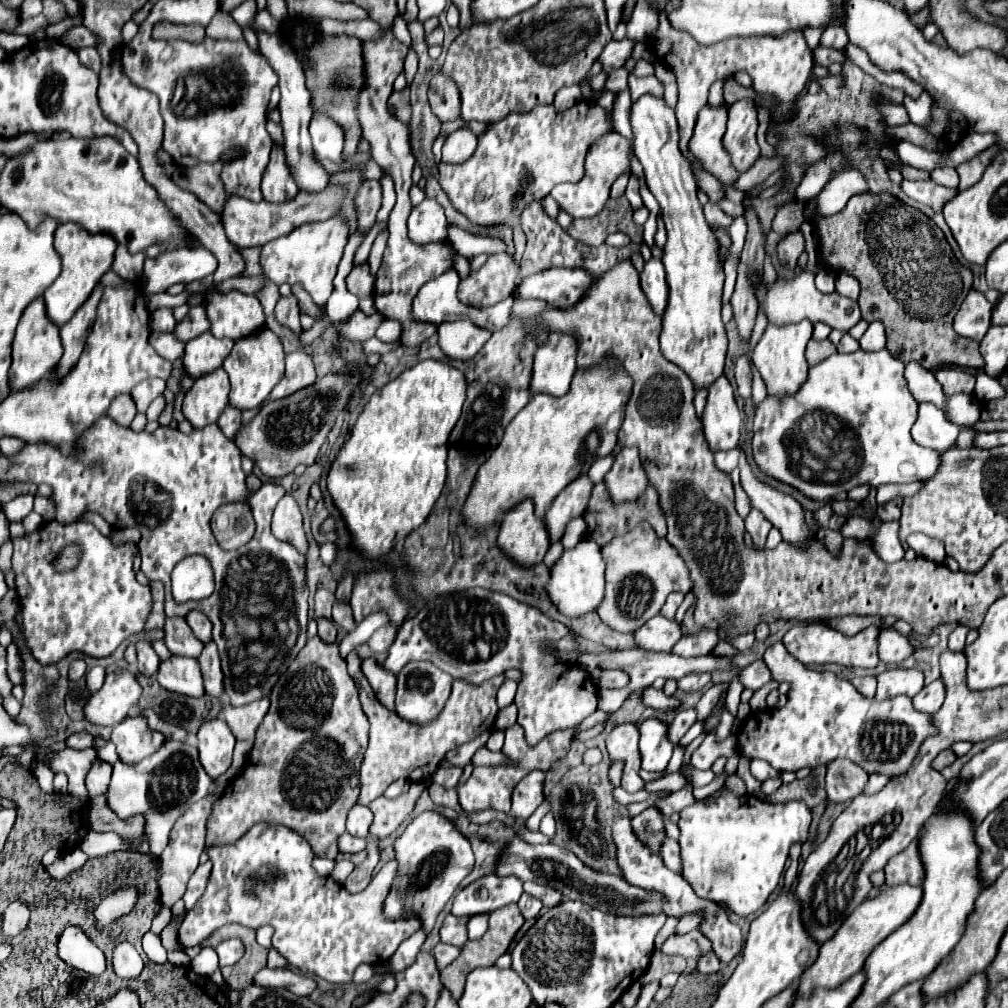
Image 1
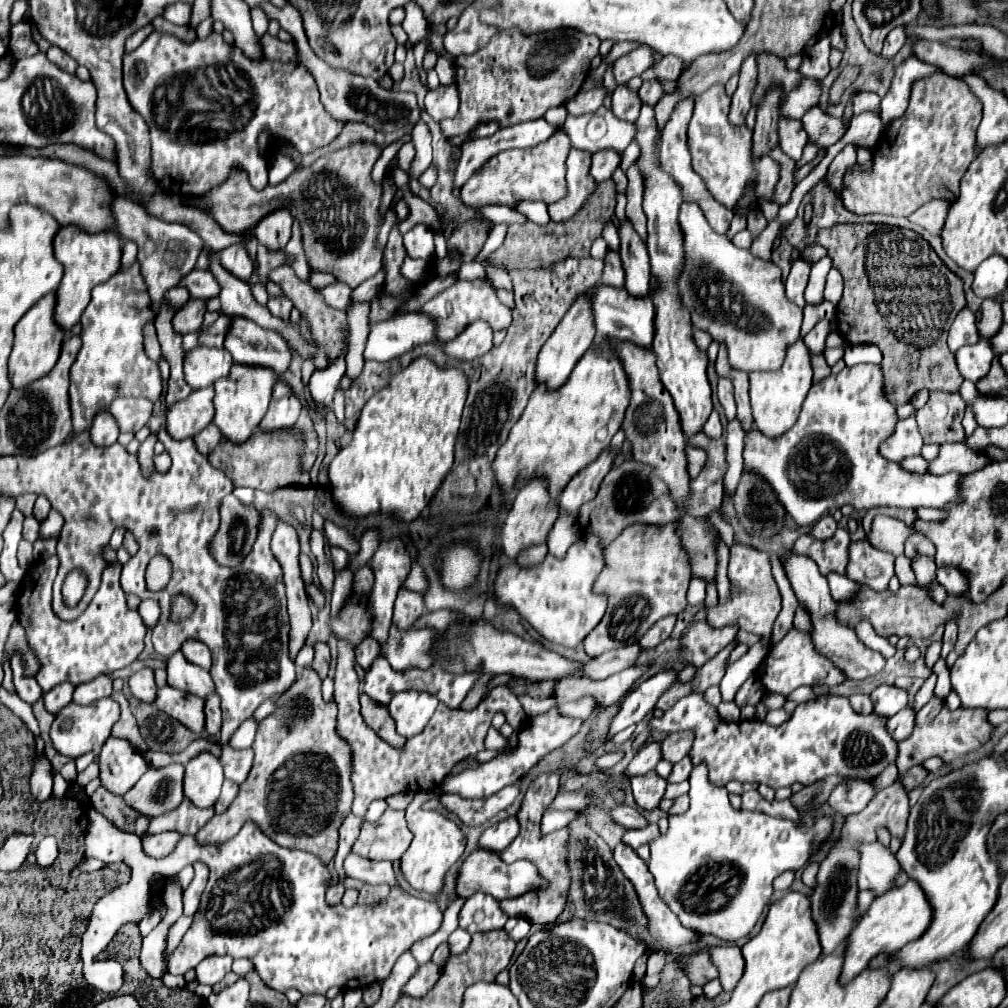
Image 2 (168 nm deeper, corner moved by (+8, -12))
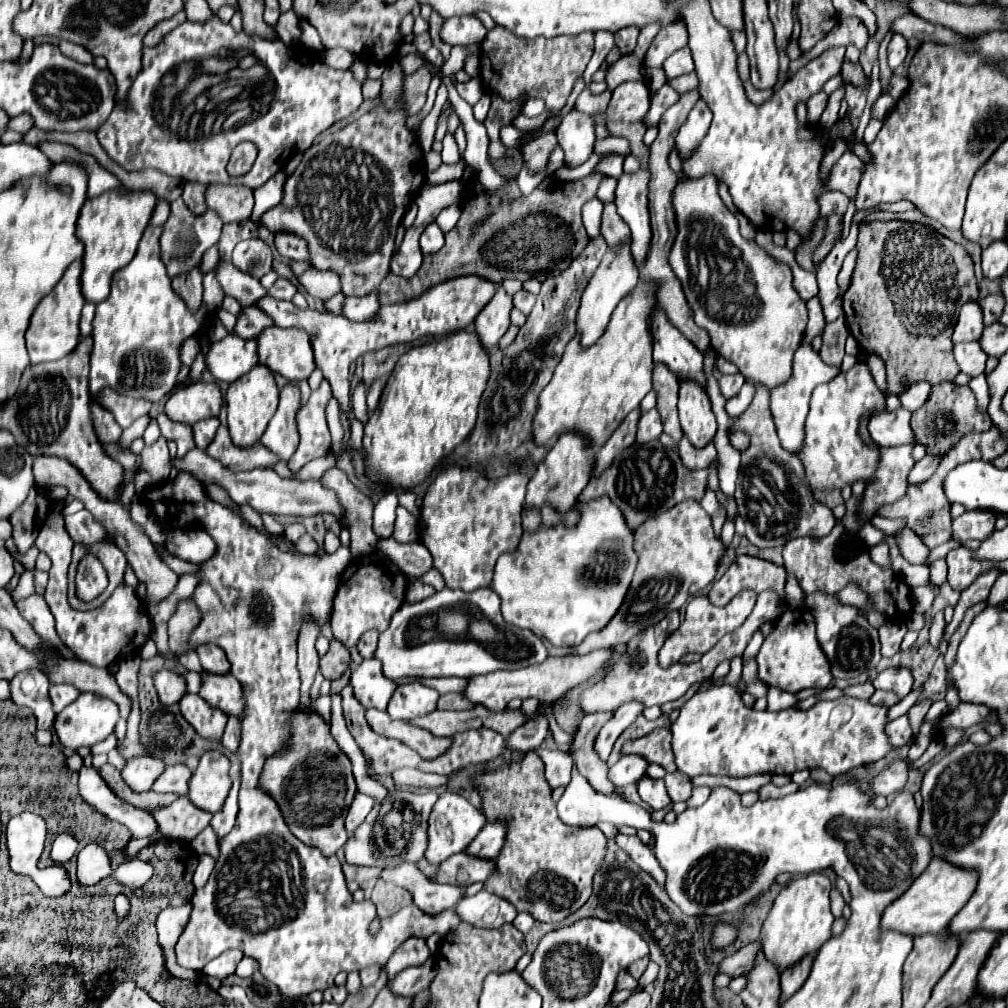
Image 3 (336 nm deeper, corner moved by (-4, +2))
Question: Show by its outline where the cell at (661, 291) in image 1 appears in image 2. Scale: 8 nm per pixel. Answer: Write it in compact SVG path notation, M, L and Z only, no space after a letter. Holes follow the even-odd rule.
M624 222L618 230L620 234L620 258L626 270L626 290L634 298L650 296L652 272L646 252L646 244L640 240L630 222Z

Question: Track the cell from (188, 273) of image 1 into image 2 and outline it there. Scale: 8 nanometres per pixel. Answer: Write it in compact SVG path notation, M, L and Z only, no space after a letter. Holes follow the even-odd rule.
M192 270L192 272L188 272L178 282L178 286L186 288L192 298L210 300L210 298L218 296L218 282L214 280L214 276L208 270Z

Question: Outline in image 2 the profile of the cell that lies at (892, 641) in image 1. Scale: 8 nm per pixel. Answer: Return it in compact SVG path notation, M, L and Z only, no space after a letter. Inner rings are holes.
M788 548L782 554L782 564L784 564L786 576L792 584L792 590L796 594L798 602L810 612L810 618L814 622L812 640L814 640L814 646L818 648L818 652L822 652L824 656L830 656L830 660L834 660L834 664L840 664L838 668L844 668L848 680L864 680L868 676L876 676L878 672L882 672L886 658L880 652L874 652L868 646L864 646L864 642L856 636L856 632L852 628L836 622L836 616L834 616L836 602L830 596L826 576L820 574L814 560L808 556L796 554L792 548Z

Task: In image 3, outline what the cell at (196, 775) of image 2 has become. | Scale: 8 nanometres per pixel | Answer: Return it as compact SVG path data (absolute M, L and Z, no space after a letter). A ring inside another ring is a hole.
M216 750L206 752L200 758L194 776L190 778L190 792L188 792L190 802L210 814L220 812L228 796L228 790L232 786L228 770L230 770L230 762L224 754Z

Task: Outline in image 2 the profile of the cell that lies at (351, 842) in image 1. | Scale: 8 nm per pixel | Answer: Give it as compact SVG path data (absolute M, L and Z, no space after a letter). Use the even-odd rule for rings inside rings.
M350 852L344 860L344 872L360 882L368 882L368 884L382 884L386 882L388 886L396 884L394 872L392 872L392 864L384 862L384 860L366 860L360 854Z

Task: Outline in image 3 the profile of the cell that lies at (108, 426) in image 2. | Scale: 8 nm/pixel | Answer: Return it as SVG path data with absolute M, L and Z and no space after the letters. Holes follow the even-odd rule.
M90 406L92 412L92 426L96 432L98 442L102 444L110 444L110 442L118 442L122 428L114 422L114 416L108 410L102 410L102 406Z

